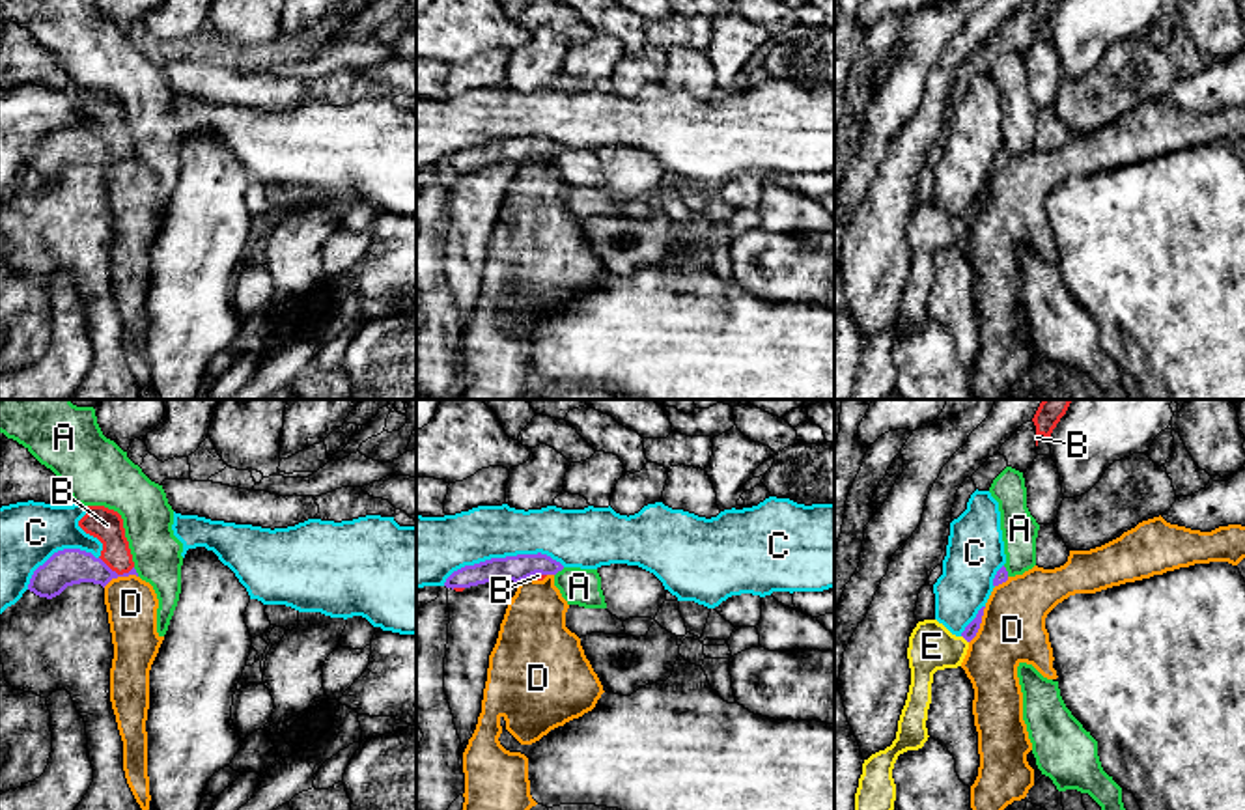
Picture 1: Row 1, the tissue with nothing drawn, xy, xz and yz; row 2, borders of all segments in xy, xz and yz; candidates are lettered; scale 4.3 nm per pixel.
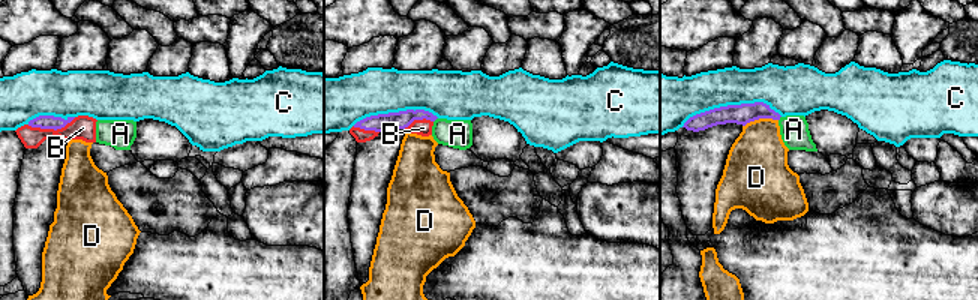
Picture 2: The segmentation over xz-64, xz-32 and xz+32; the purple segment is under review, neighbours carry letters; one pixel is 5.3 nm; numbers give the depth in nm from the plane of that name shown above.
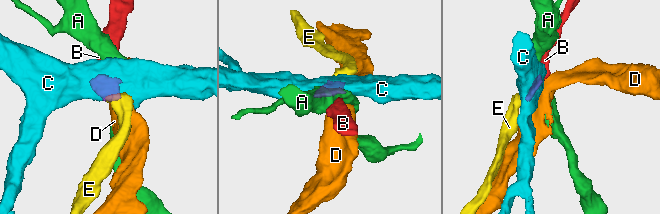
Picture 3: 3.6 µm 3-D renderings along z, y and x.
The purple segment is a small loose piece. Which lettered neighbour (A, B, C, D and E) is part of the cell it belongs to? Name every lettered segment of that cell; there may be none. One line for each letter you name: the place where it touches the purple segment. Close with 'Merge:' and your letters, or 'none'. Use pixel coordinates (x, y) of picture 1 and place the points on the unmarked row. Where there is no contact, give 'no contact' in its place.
B: xy (114, 153)
E: yz (964, 219)
Merge: B, E

